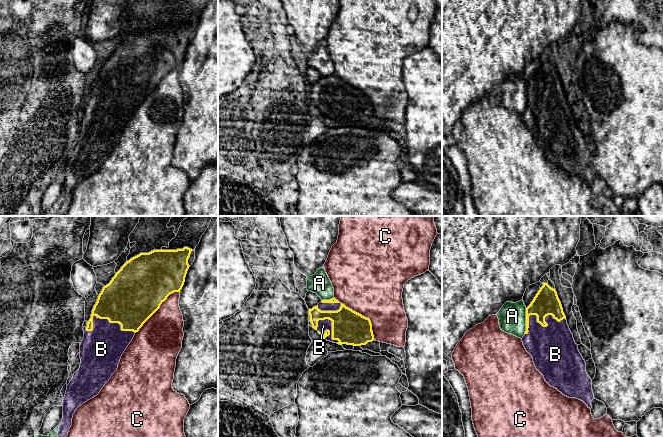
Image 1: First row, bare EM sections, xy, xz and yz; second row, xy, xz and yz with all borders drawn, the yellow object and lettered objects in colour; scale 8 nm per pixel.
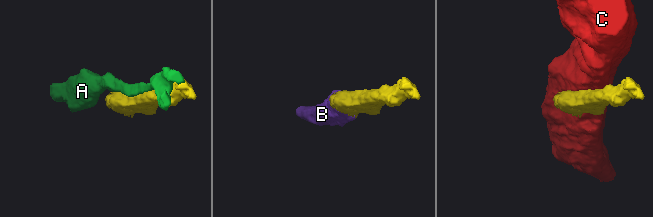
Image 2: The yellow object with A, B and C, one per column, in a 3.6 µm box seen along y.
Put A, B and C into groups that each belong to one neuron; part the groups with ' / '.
A / B / C

